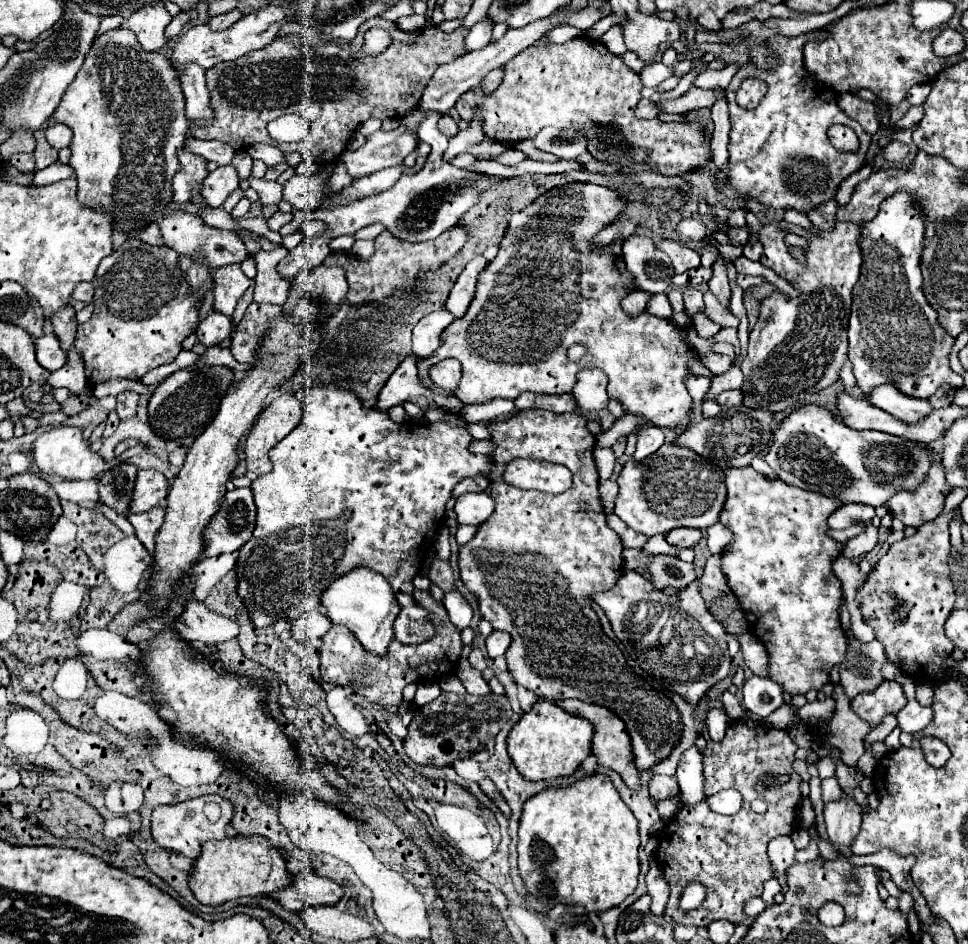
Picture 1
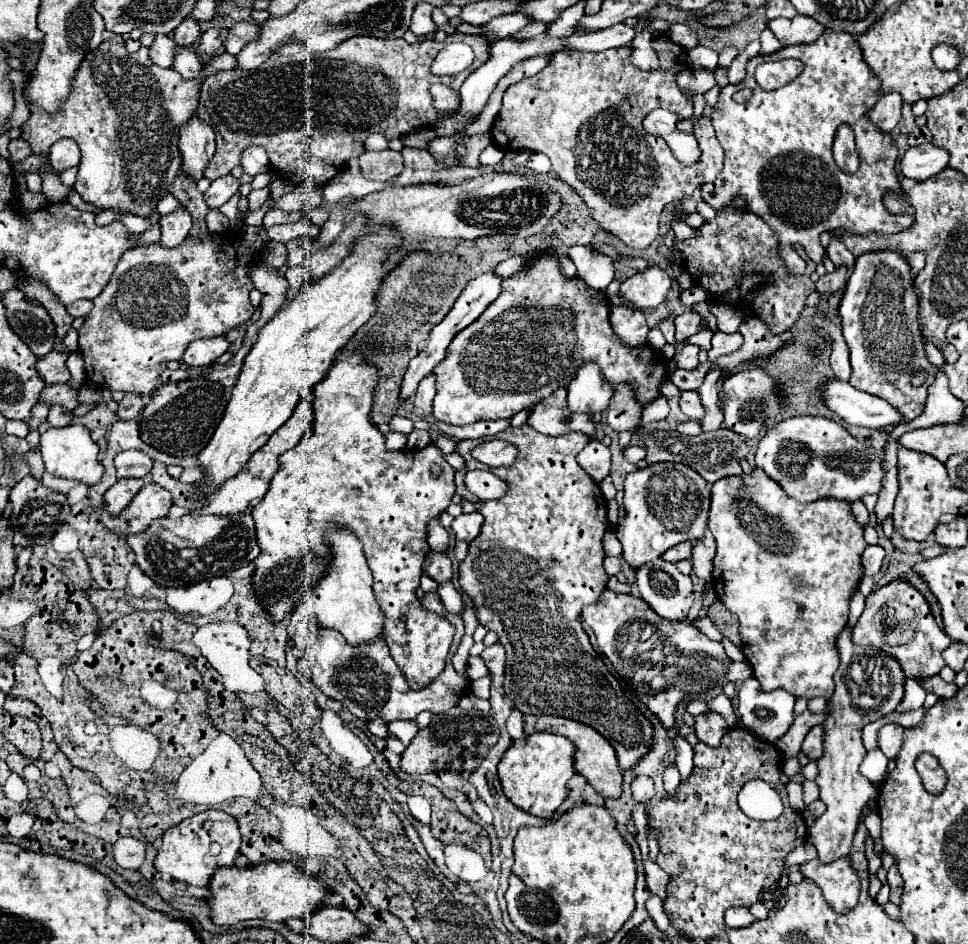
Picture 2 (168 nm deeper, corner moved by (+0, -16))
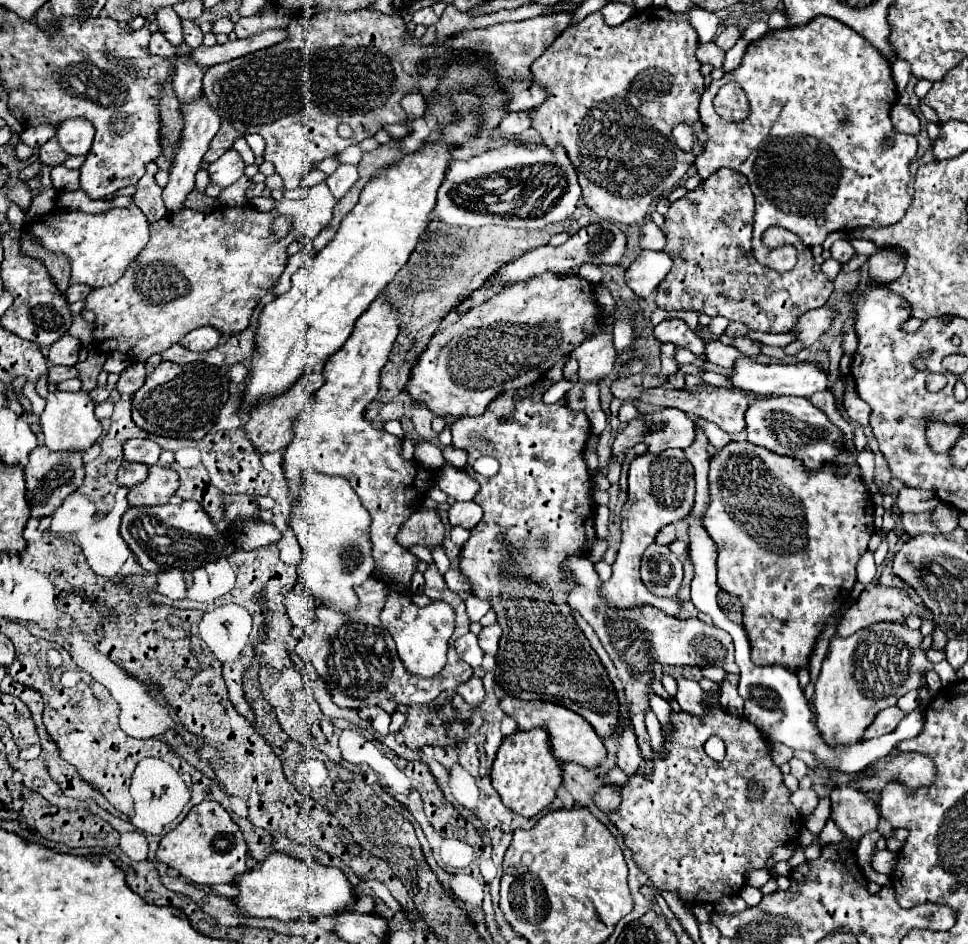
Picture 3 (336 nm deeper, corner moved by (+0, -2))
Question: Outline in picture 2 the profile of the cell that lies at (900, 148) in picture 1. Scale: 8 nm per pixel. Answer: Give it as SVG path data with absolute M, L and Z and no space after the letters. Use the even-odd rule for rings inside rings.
M920 144L908 148L906 154L900 158L902 176L914 180L926 180L928 176L938 174L946 166L948 166L948 152L932 144Z

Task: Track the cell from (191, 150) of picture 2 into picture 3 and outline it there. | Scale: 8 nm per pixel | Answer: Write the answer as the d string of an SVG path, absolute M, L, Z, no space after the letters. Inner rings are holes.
M188 44L178 46L176 52L180 58L180 66L176 66L176 74L172 78L172 84L174 84L176 96L180 98L180 104L184 104L202 92L204 70L200 66L196 66L196 62L192 62L192 58L188 58L188 54L192 52L192 48Z

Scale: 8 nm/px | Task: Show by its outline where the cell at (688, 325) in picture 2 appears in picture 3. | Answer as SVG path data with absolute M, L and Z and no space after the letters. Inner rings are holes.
M668 318L664 322L660 322L658 326L654 326L654 336L658 342L666 344L674 344L678 348L686 348L696 356L706 356L704 350L704 342L684 324L684 320L678 318Z

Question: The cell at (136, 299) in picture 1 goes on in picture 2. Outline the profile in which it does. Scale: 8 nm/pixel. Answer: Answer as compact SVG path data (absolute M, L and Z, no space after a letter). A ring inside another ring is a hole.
M224 232L220 246L212 244L212 236L204 240L194 240L188 236L178 248L152 244L124 252L112 280L104 286L104 292L94 298L94 308L86 316L84 326L78 330L78 346L80 354L84 356L90 382L112 392L154 392L160 388L160 374L166 370L166 364L170 360L180 360L190 342L228 334L230 328L246 322L254 312L248 300L248 292L254 288L252 280L248 278L252 254L254 252L244 246L242 234L238 232Z

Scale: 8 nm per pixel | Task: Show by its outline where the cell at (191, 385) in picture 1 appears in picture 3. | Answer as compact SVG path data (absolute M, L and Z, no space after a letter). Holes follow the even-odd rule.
M160 362L132 398L132 420L150 434L200 440L216 424L218 414L228 400L228 384L230 378L220 366L210 366L206 362L190 362L184 366Z

